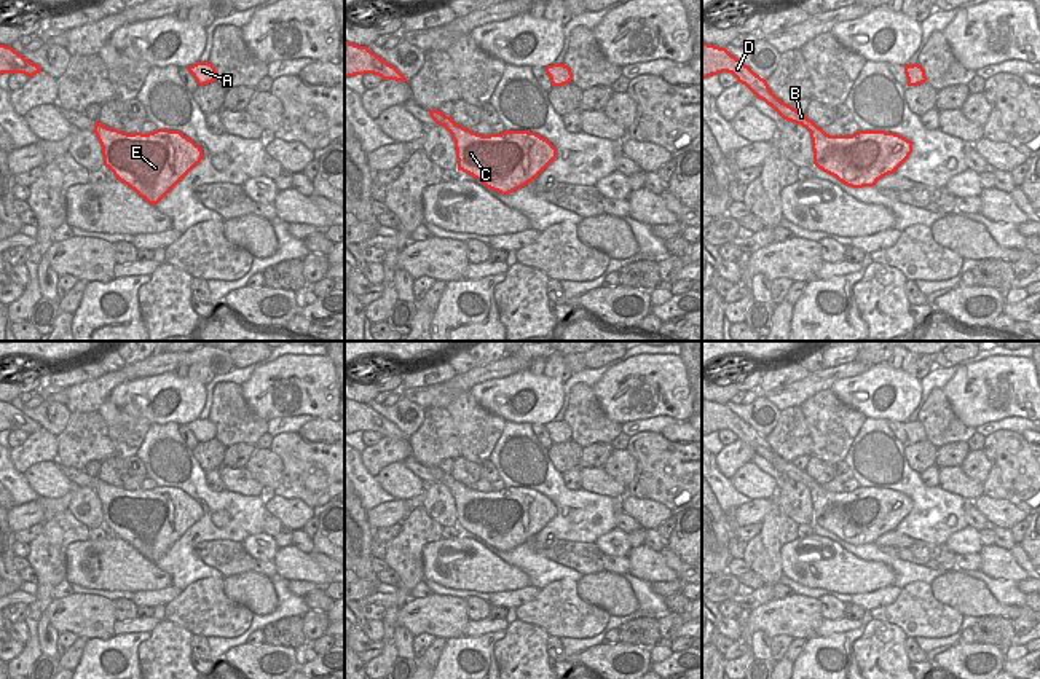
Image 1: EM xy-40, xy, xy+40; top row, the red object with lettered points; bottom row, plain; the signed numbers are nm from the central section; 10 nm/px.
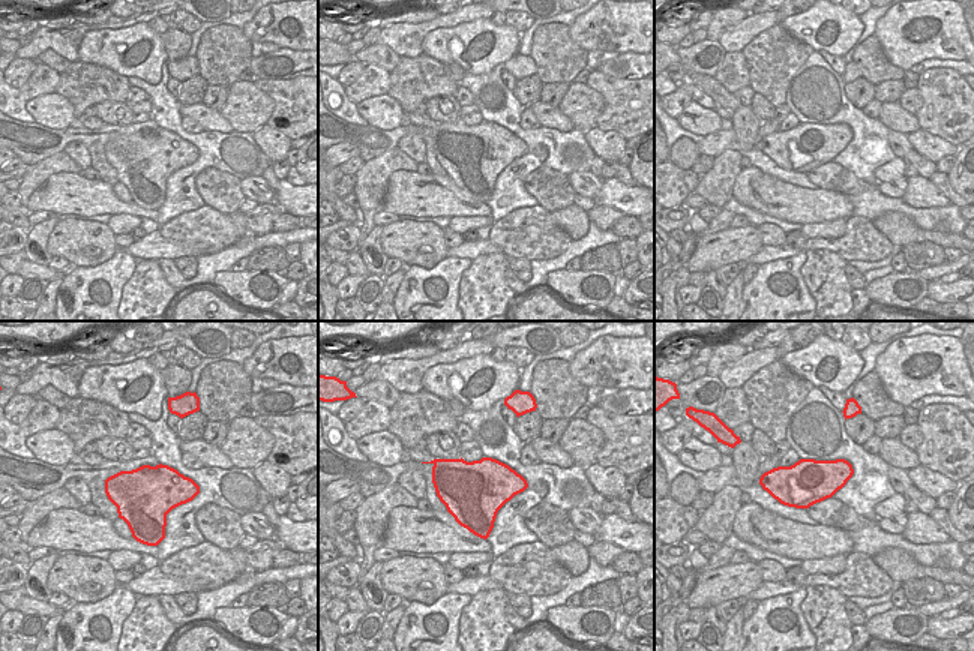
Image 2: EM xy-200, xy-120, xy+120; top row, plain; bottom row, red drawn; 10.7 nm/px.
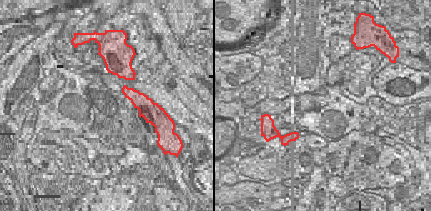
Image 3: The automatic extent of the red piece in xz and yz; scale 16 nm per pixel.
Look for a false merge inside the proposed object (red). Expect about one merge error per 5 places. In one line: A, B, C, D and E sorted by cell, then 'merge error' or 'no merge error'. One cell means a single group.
A B C D E; no merge error

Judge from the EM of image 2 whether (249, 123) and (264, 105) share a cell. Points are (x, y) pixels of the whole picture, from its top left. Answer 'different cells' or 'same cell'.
same cell

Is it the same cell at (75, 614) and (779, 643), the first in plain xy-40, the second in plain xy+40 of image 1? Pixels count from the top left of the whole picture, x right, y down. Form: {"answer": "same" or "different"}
{"answer": "different"}

